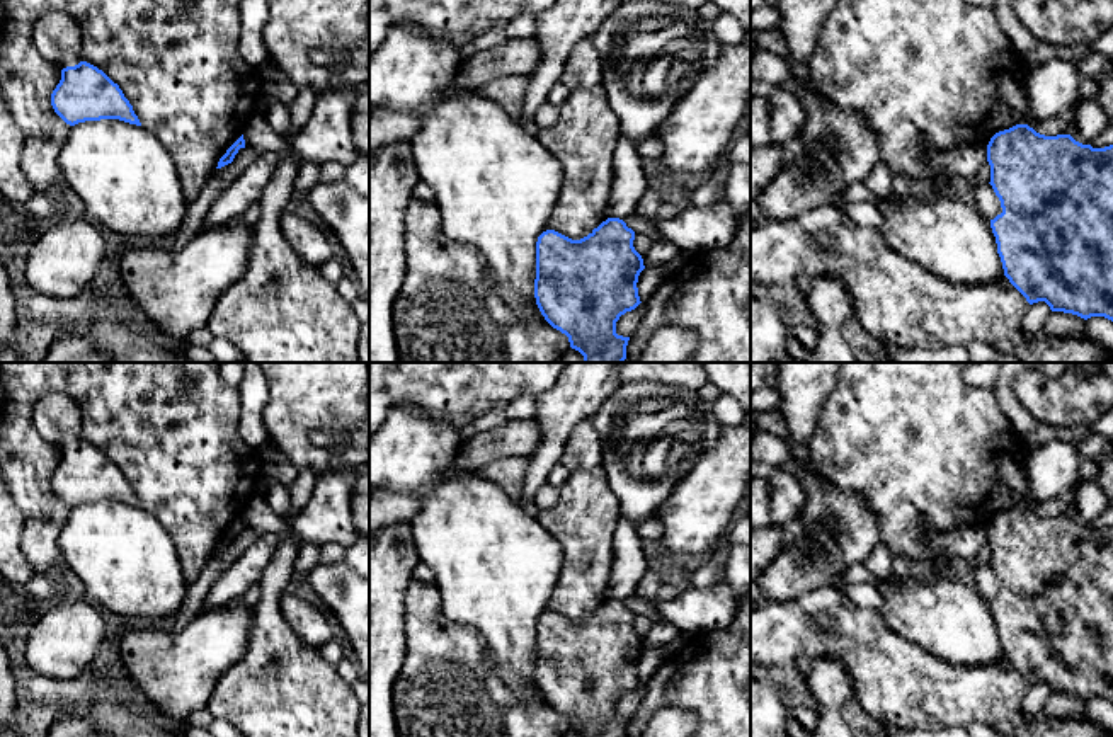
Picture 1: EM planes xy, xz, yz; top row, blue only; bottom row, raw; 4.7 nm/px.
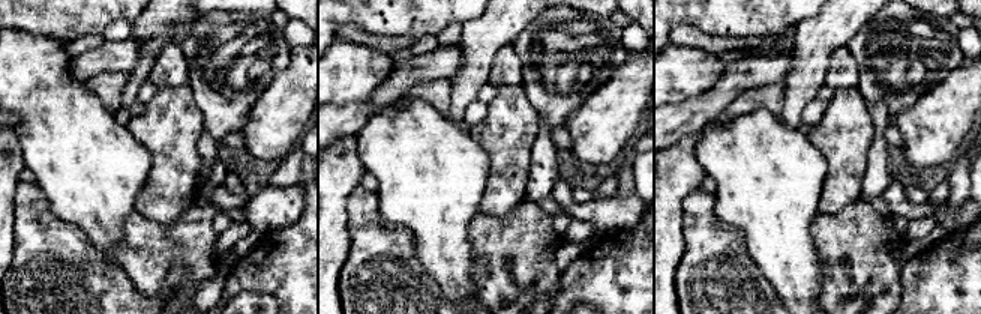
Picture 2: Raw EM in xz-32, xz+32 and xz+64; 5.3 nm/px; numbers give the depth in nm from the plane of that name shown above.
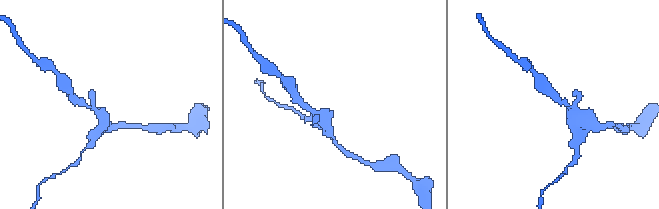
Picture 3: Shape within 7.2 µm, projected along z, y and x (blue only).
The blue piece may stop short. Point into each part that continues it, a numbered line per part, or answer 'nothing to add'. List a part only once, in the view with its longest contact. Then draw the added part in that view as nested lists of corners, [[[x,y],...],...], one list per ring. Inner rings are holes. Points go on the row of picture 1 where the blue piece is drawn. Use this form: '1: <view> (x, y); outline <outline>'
nothing to add

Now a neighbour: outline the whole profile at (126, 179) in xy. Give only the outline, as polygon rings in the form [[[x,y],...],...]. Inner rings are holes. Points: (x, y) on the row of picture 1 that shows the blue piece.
[[[119,119],[85,121],[70,128],[58,165],[65,184],[82,199],[85,216],[126,237],[168,237],[187,214],[175,160],[157,134]]]

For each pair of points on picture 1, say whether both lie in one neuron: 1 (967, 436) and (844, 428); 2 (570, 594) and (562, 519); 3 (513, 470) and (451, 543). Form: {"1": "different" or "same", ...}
{"1": "same", "2": "same", "3": "different"}

